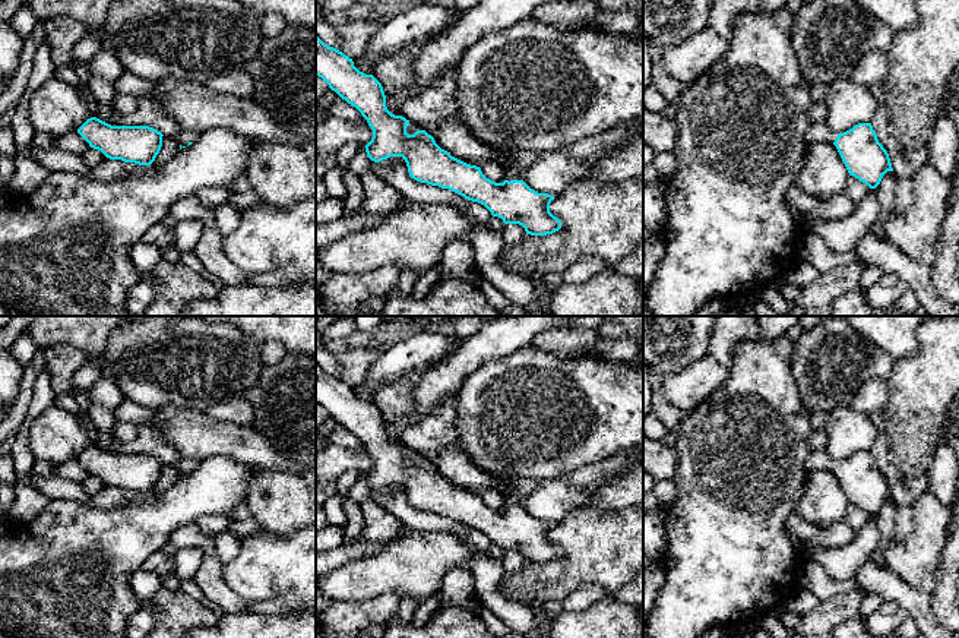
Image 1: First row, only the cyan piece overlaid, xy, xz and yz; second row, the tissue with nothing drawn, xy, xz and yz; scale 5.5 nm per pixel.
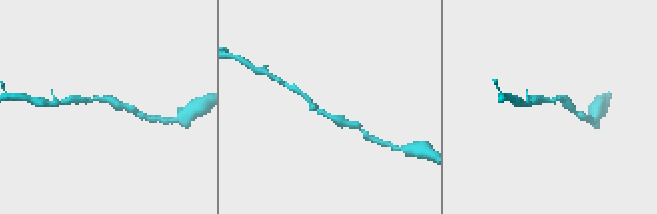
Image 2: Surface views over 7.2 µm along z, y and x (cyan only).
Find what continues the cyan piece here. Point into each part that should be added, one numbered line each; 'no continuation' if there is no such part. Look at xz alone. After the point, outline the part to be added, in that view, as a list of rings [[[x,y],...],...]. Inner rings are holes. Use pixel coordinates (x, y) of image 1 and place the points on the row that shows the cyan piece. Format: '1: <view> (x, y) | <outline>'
1: xz (519, 160) | [[[537,151],[509,152],[510,161],[504,167],[504,180],[522,180],[522,171],[529,167],[538,157]]]

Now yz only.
1: yz (817, 132) | [[[826,121],[811,123],[806,132],[806,146],[807,149],[814,143],[833,143],[839,132],[832,130]]]

